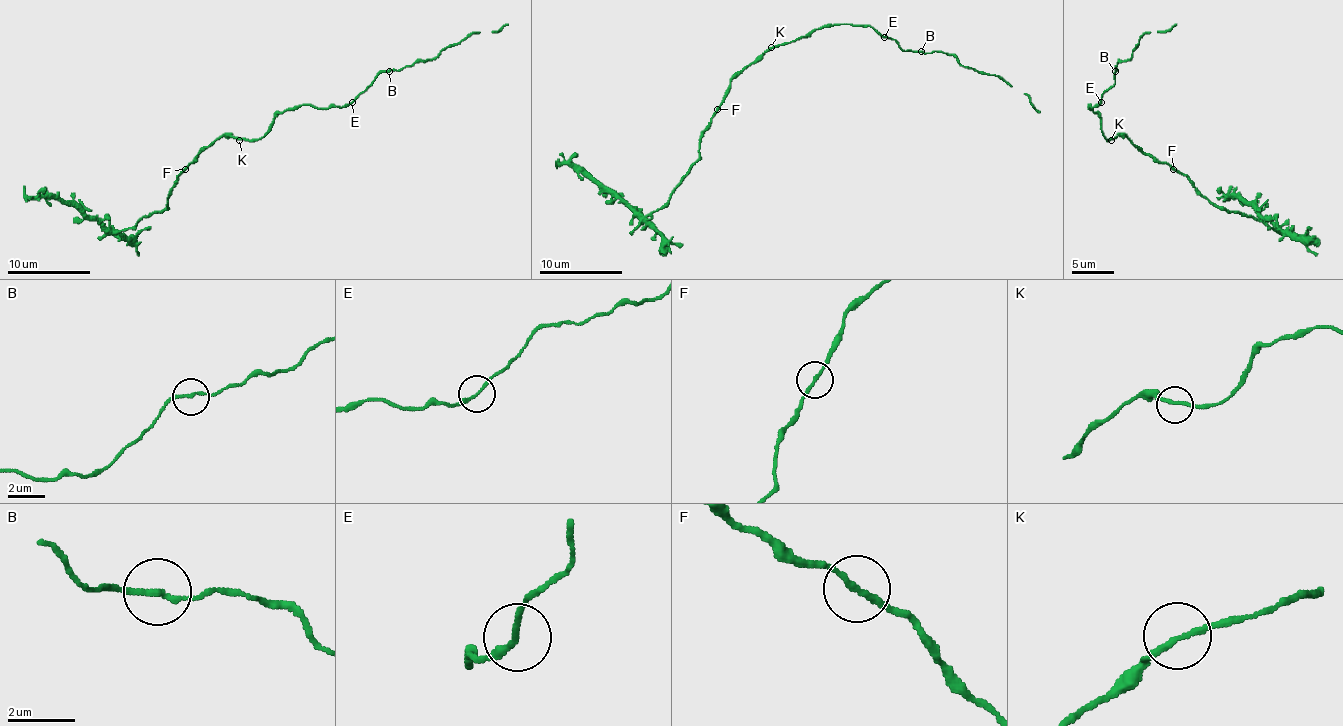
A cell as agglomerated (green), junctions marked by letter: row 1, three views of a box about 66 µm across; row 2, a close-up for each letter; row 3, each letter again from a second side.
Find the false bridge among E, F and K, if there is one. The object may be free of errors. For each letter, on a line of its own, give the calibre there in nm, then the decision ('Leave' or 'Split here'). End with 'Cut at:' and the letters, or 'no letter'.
E: Thickness 160 nm. Leave
F: Thickness 160 nm. Leave
K: Thickness 160 nm. Leave
Cut at: no letter

